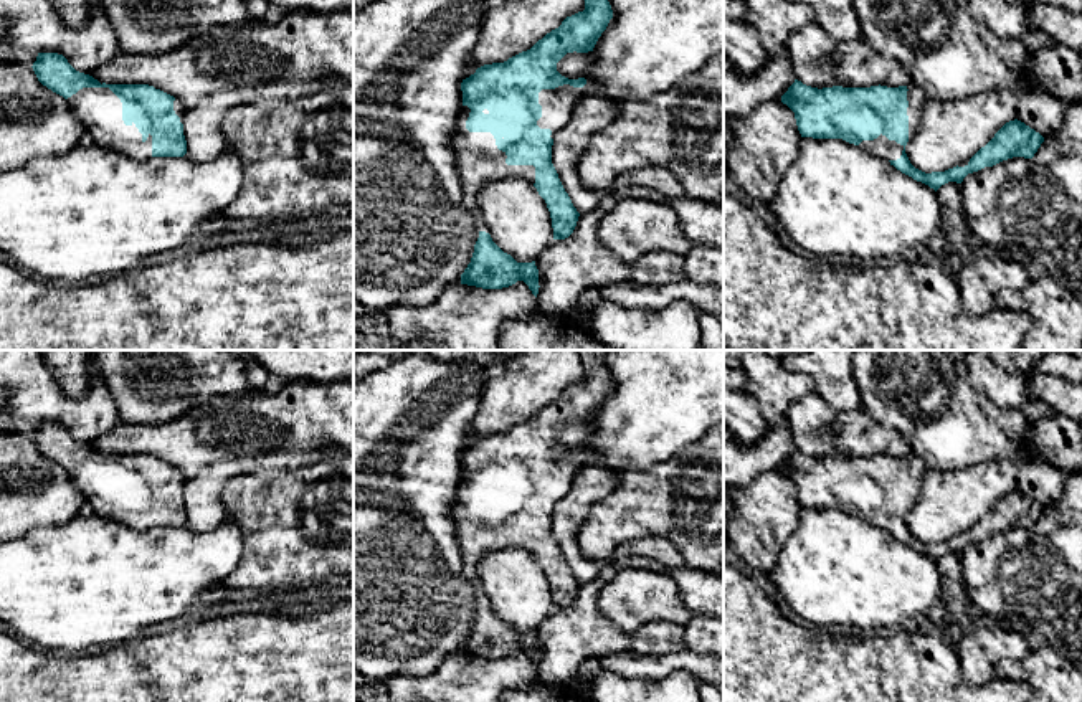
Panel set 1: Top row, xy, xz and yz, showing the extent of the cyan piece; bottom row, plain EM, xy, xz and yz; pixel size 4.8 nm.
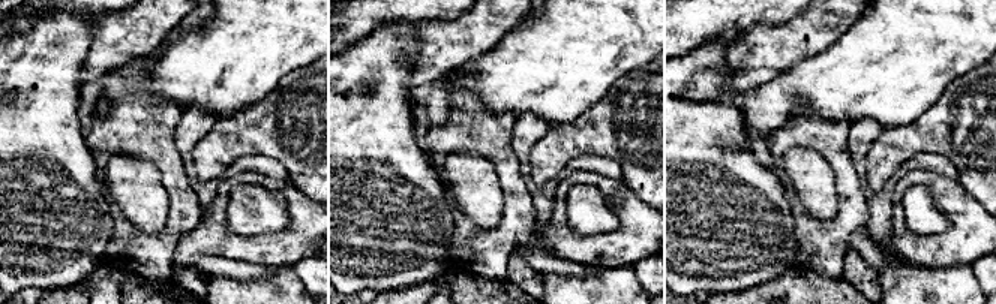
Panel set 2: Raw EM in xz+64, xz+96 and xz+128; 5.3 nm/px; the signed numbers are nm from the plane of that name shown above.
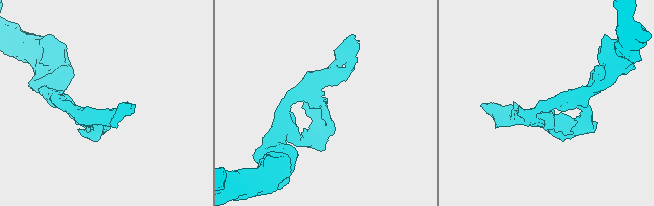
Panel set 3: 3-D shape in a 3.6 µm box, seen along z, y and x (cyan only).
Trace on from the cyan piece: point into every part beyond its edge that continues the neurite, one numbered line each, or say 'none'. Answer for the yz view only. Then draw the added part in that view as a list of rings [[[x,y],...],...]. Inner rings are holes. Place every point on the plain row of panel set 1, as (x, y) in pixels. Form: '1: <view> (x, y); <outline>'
1: yz (882, 517); [[[879,505],[874,510],[862,510],[859,517],[866,519],[869,524],[874,524],[885,530],[897,530],[902,525],[904,515],[895,510],[889,510],[885,505]]]

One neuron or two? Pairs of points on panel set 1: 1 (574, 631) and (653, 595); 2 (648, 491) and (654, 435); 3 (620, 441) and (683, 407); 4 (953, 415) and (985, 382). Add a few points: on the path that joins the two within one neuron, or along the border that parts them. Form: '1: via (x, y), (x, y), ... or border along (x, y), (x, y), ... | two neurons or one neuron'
1: border along (612, 578), (598, 611), (635, 633) | two neurons
2: border along (673, 455), (645, 469), (630, 469), (621, 476) | two neurons
3: via (635, 428), (658, 407), (668, 407) | one neuron
4: border along (965, 367), (978, 390), (1013, 408) | two neurons

